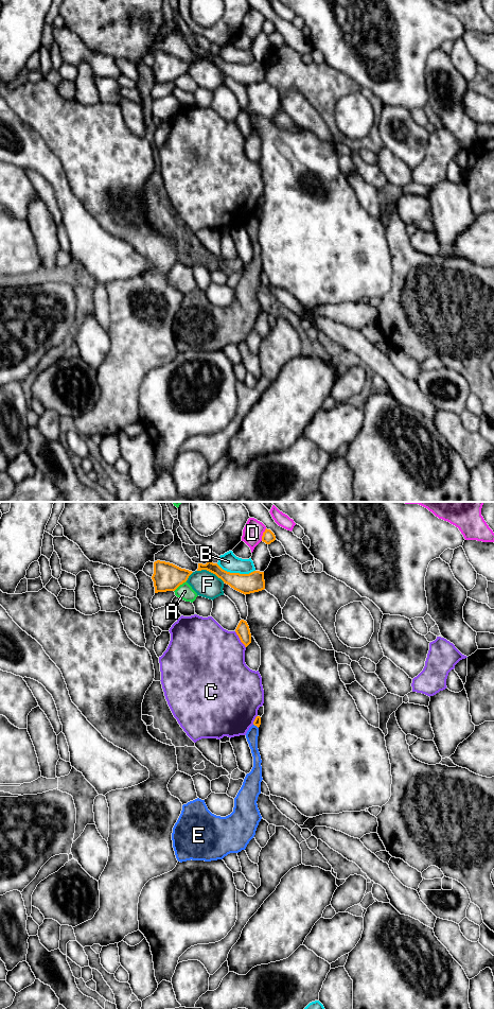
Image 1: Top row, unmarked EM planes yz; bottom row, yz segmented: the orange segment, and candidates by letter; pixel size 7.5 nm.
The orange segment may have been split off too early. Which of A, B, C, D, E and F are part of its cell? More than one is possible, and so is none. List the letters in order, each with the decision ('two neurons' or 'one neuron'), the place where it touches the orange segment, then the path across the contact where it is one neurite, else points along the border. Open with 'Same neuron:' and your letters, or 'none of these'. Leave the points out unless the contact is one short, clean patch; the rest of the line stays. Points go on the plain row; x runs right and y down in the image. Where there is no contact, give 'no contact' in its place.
Same neuron: none of these
A: two neurons; meets orange in yz at (179, 75)
B: two neurons; meets orange in yz at (235, 64)
C: two neurons; meets orange in yz at (240, 129)
D: two neurons; meets orange in yz at (263, 25)
E: two neurons; meets orange in yz at (256, 215); border along yz (253, 214), (258, 219)
F: two neurons; meets orange in yz at (211, 63)

